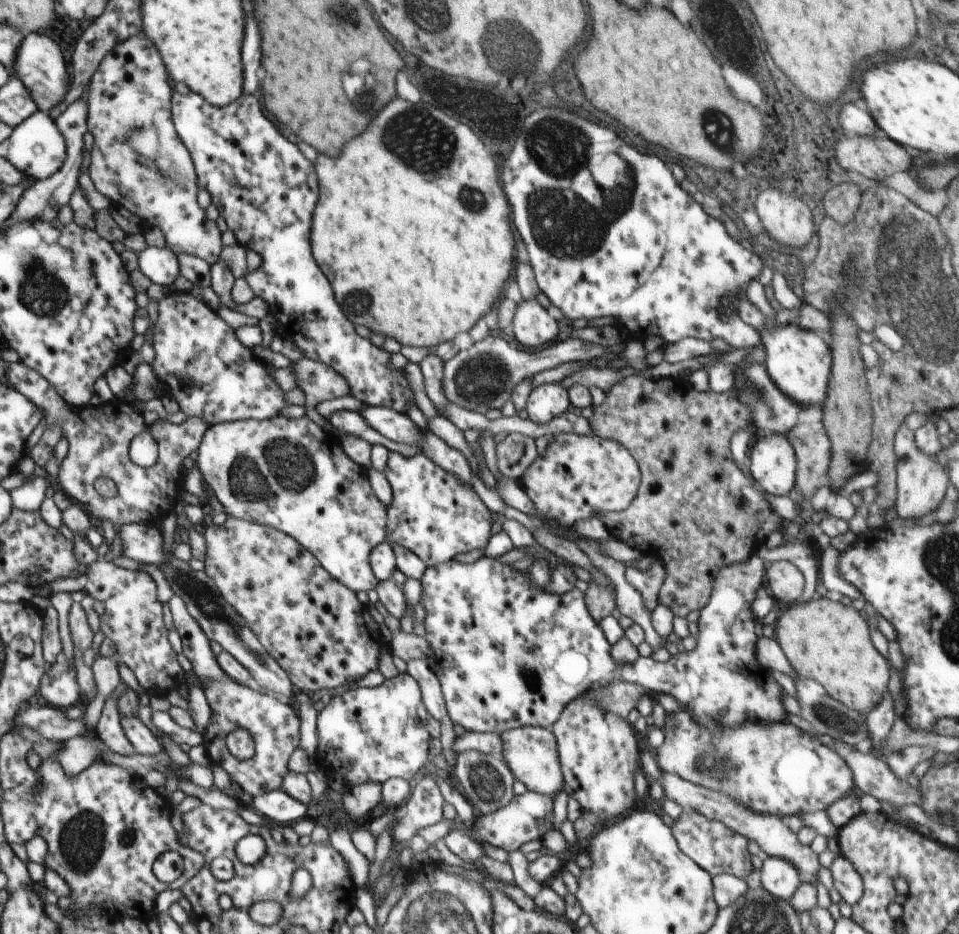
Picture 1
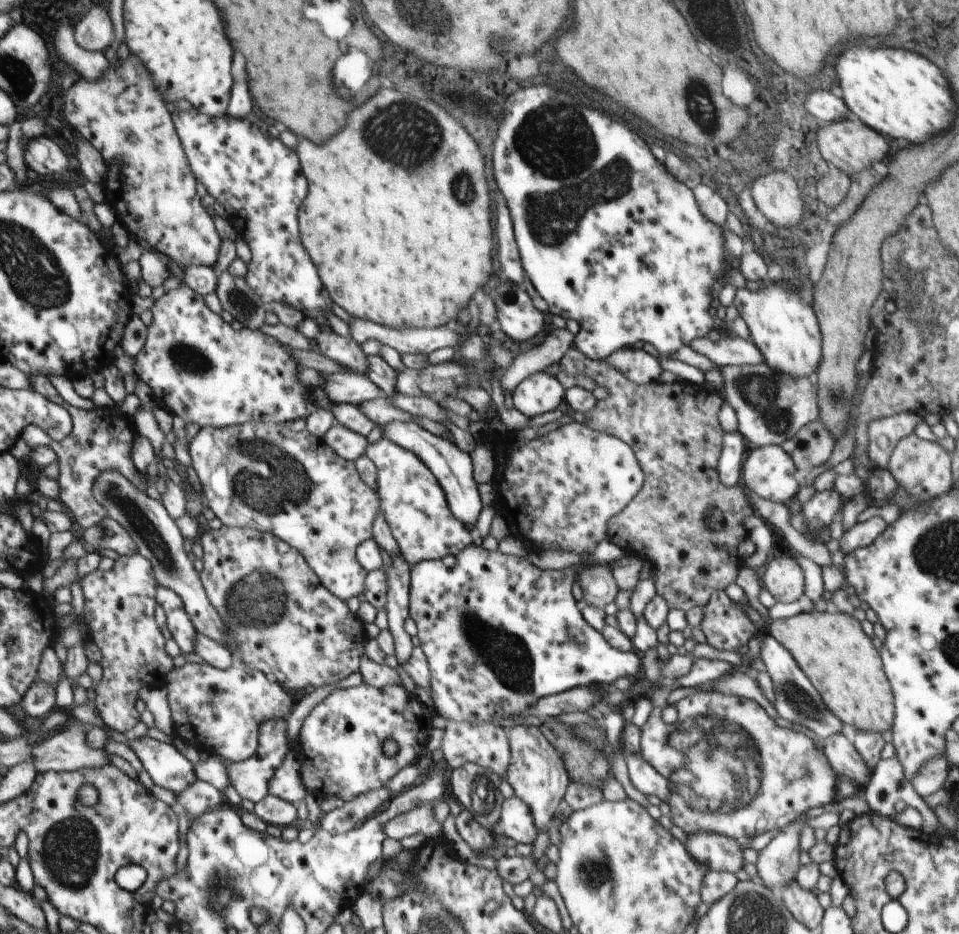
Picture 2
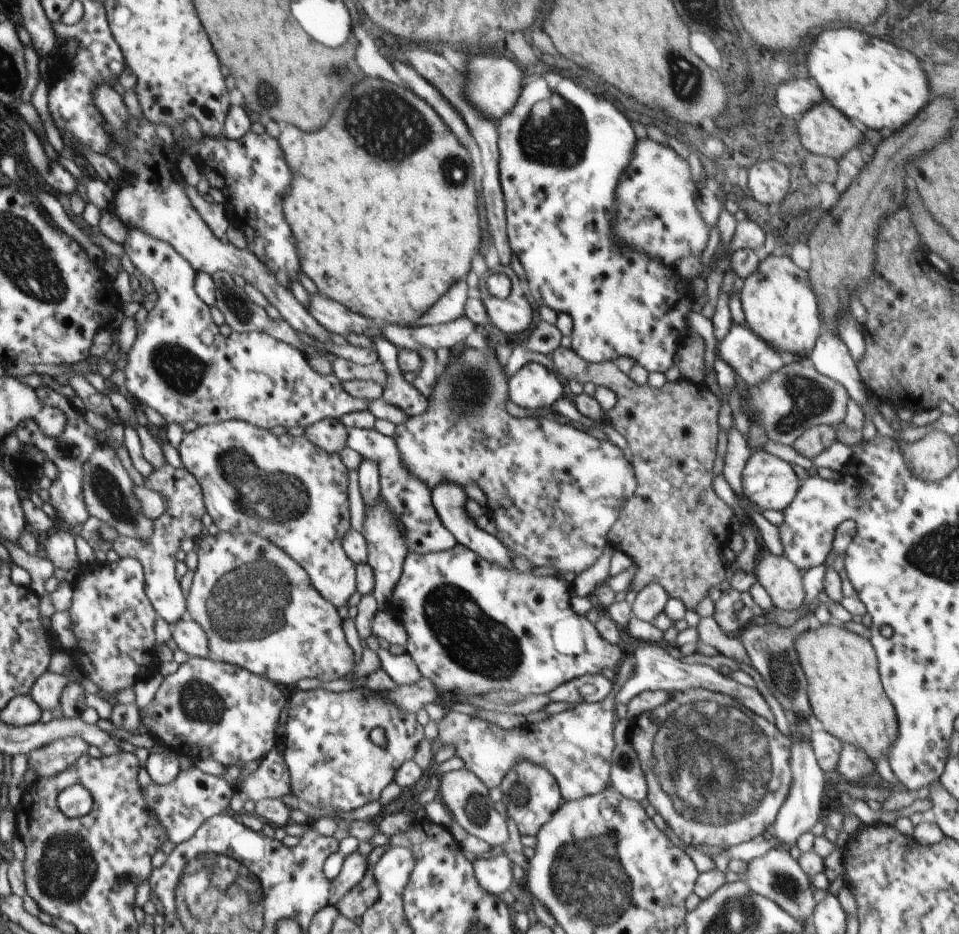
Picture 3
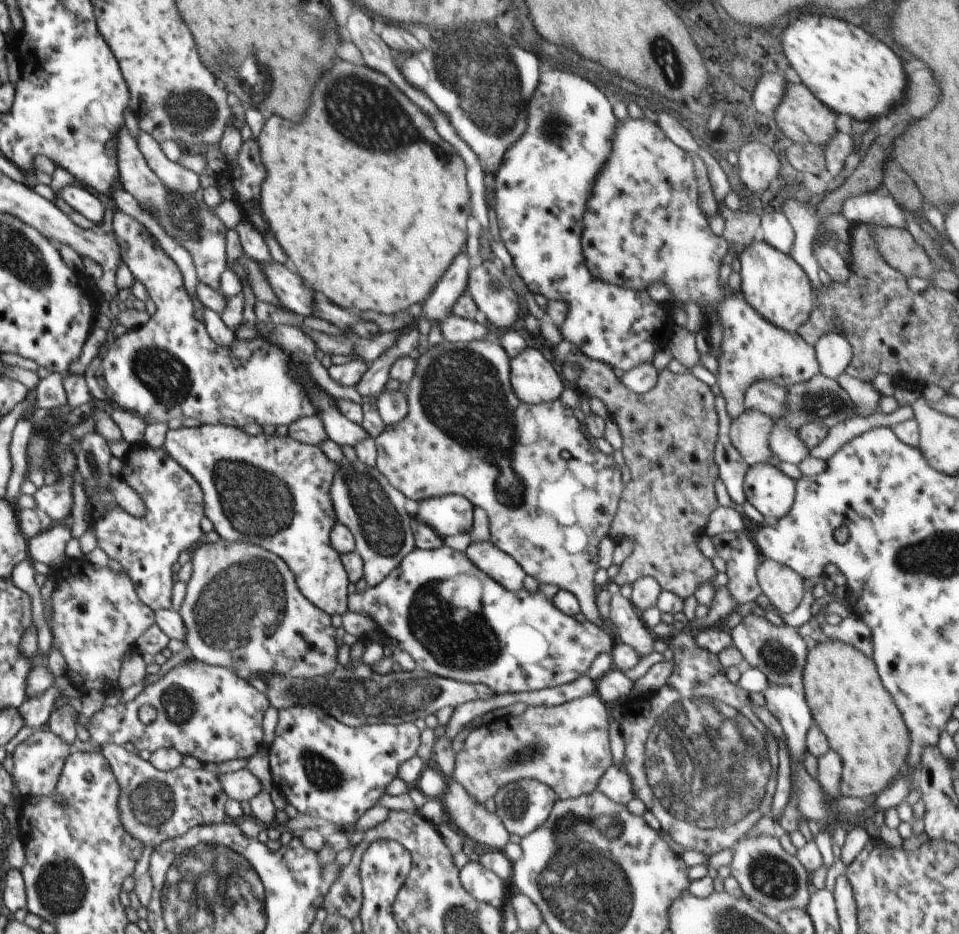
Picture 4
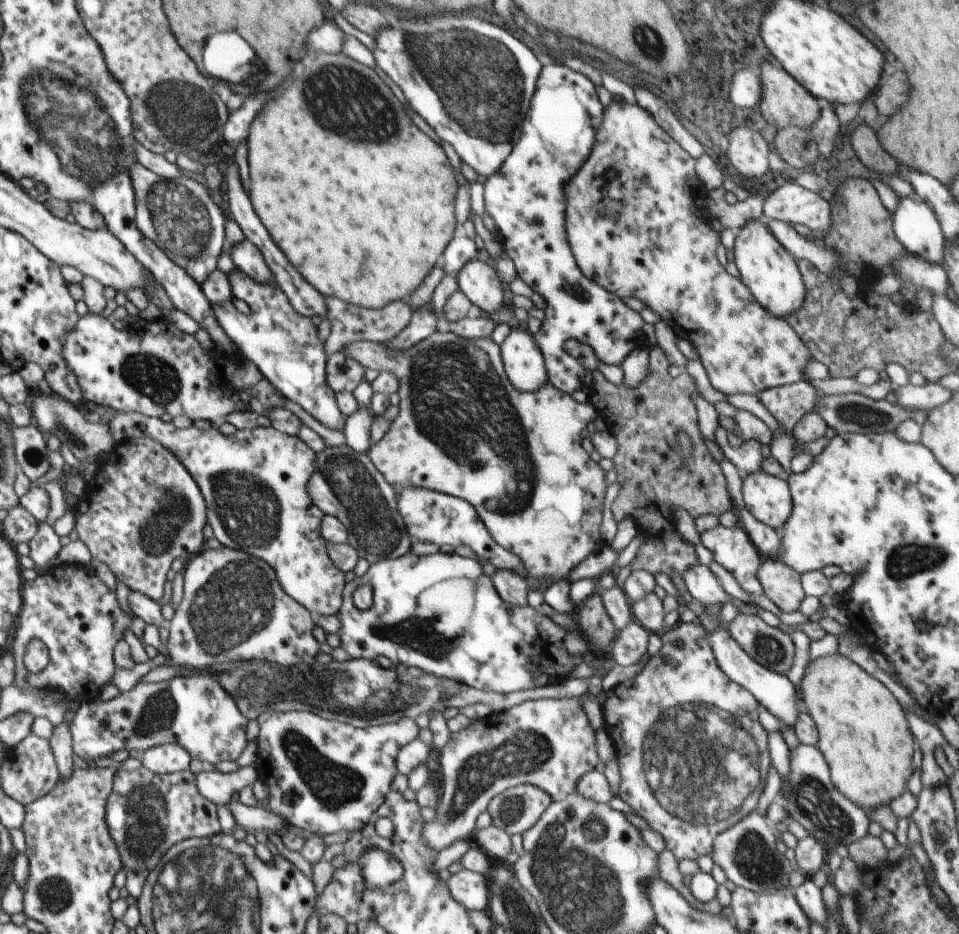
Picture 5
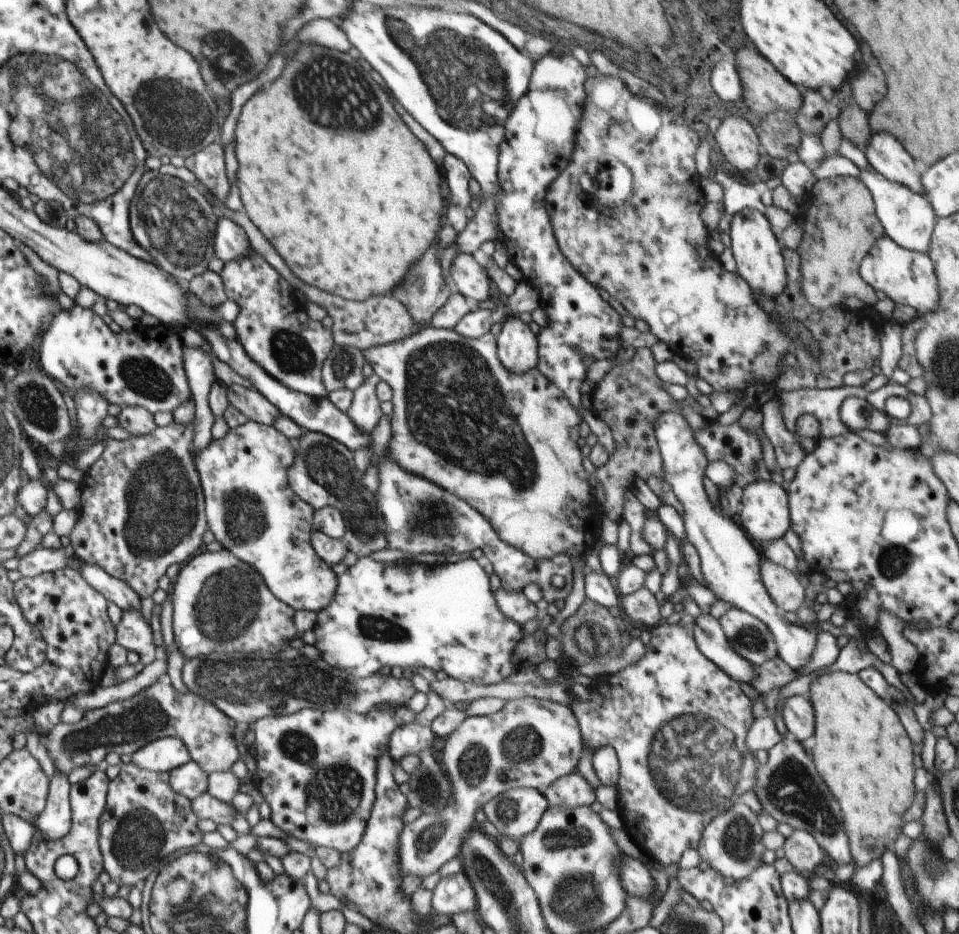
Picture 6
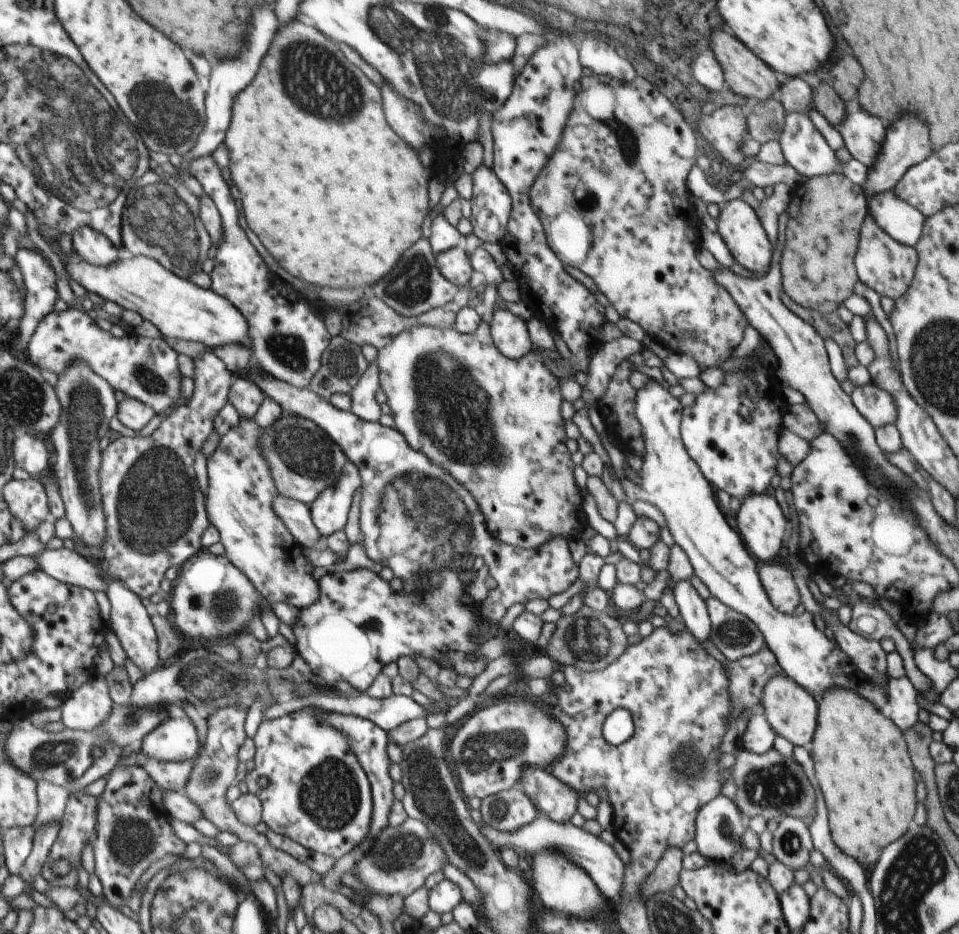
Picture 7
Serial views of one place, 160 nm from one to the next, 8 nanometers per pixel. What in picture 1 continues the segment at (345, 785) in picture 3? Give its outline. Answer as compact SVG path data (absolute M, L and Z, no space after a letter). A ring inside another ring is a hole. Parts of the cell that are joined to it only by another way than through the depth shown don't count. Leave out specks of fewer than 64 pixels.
M398 674L396 678L385 680L377 688L348 689L344 694L328 698L325 708L318 713L318 748L314 759L318 770L325 774L328 783L340 774L348 786L362 786L364 782L384 784L390 778L402 778L408 782L415 780L415 775L428 762L430 737L427 730L427 718L430 718L422 696L420 686L410 674Z

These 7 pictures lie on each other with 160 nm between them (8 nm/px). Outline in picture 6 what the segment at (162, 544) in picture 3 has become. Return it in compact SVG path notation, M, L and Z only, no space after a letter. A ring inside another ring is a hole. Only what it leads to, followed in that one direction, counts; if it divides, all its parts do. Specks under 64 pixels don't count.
M194 422L158 427L147 436L128 440L108 439L102 455L85 474L81 483L79 522L69 535L76 556L83 562L100 566L113 578L126 582L140 598L153 596L158 580L168 566L184 566L203 549L203 536L209 528L205 516L205 497L193 460Z

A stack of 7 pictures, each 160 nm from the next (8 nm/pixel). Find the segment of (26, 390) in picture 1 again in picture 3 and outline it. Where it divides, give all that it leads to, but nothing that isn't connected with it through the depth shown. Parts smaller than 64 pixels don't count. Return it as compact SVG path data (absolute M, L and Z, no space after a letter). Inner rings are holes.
M42 385L37 388L37 397L45 404L52 406L67 416L67 423L64 432L58 437L50 437L44 434L42 425L36 421L24 421L17 426L15 433L19 442L23 444L34 444L38 450L42 450L44 454L57 466L56 478L52 481L52 485L48 489L50 496L50 504L54 507L57 515L57 520L67 522L70 526L76 524L85 524L90 518L89 509L85 503L84 495L84 464L93 456L98 448L98 438L96 438L96 429L92 428L86 418L84 412L74 410L68 400L63 395L60 395L56 390L53 390L48 385Z

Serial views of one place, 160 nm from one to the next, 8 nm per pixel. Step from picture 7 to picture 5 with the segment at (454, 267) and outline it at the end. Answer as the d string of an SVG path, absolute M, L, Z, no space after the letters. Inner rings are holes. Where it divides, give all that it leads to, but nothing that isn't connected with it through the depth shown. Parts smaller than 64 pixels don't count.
M477 258L462 267L457 283L468 300L488 314L498 312L508 301L507 289L498 271Z

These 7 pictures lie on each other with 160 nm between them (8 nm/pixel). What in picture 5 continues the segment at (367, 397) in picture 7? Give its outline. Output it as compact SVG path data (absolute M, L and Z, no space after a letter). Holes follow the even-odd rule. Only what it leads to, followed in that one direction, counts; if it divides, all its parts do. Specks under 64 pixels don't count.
M360 406L355 413L347 417L343 433L347 446L354 452L366 456L371 449L370 433L374 419L375 413L372 410L368 411Z

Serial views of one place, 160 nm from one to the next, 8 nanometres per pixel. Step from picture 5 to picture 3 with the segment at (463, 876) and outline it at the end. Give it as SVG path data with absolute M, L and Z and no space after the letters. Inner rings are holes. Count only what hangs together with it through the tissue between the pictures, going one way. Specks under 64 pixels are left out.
M508 855L476 859L472 864L480 886L488 893L502 897L502 894L512 886L515 874L512 868L513 860Z

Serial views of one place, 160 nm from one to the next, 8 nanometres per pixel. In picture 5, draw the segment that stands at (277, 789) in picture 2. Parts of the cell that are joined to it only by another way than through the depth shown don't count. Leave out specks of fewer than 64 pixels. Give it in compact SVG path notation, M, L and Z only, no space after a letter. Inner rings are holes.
M248 766L248 768L239 768L236 772L229 774L213 771L201 772L194 776L196 776L198 792L220 807L232 801L234 792L240 793L246 786L253 786L256 780L256 770Z

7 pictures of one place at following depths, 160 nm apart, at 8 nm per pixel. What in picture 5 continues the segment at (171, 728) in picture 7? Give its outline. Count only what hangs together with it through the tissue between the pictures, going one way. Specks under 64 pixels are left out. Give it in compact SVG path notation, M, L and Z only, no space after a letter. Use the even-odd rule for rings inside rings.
M167 743L140 754L142 767L154 774L173 774L188 771L192 759L190 754L177 743Z

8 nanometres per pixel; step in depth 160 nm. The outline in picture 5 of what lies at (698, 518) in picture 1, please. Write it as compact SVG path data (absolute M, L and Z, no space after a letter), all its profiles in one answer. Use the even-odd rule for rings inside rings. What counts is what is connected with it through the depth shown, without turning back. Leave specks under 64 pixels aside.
M568 340L565 342L565 351L577 359L580 365L592 374L593 381L588 390L588 402L593 404L596 410L598 410L598 414L601 414L604 418L604 421L612 422L612 418L614 418L612 432L614 432L613 435L617 438L618 448L613 462L617 474L616 482L620 484L621 488L616 500L612 504L611 510L617 523L628 516L633 518L641 532L638 536L643 535L643 538L646 539L640 545L635 558L630 563L632 571L646 570L654 576L664 572L669 577L674 572L678 572L680 575L684 574L690 566L699 564L698 556L696 556L694 545L686 541L676 529L673 511L683 508L693 519L696 519L702 516L702 514L716 514L716 516L720 516L726 510L735 509L734 501L730 497L728 490L725 489L726 479L720 469L720 463L708 451L705 438L698 429L696 406L692 401L692 396L694 394L699 395L699 393L696 391L694 379L683 369L677 377L672 377L668 373L670 364L660 346L650 347L650 370L648 376L635 389L628 388L624 384L614 385L607 381L599 370L600 362L593 348L588 346L588 344ZM679 431L683 431L693 443L693 457L690 457L689 460L683 460L682 457L679 457L679 442L677 441Z

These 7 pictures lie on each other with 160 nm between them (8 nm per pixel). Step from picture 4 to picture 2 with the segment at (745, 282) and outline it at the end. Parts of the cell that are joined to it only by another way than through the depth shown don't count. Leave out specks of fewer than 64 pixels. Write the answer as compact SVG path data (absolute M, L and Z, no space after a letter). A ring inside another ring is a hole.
M784 280L765 283L766 288L760 292L738 290L733 305L740 318L748 325L752 342L772 370L794 378L808 378L810 374L817 372L822 360L821 330L816 313L811 304L806 304L798 295L799 285L788 286Z

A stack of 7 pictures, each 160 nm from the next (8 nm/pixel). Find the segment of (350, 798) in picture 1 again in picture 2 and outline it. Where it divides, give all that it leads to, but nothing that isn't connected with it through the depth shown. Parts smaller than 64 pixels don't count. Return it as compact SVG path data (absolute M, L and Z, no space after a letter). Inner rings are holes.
M386 787L368 791L358 798L346 801L341 808L327 813L326 816L320 818L318 825L333 835L347 833L354 829L359 820L366 820L378 810L381 804L392 798L391 792Z

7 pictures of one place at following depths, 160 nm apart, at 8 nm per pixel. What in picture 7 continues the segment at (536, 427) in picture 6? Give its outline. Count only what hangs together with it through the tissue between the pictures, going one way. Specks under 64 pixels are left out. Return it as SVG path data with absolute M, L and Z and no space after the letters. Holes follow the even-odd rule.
M482 320L478 324L478 328L470 333L457 332L454 327L448 329L438 329L432 326L405 328L390 344L378 349L378 358L375 362L378 366L380 387L387 396L387 404L391 410L390 415L394 418L394 429L402 434L413 450L426 454L431 462L442 466L446 472L450 472L450 475L454 476L454 480L458 480L472 494L486 520L486 528L493 538L505 544L529 550L538 549L538 546L545 544L555 535L571 539L572 532L576 528L580 528L583 497L581 489L574 479L575 464L571 460L571 453L566 448L565 420L560 414L563 400L559 381L535 352L528 352L522 358L507 358L494 345L488 322Z

